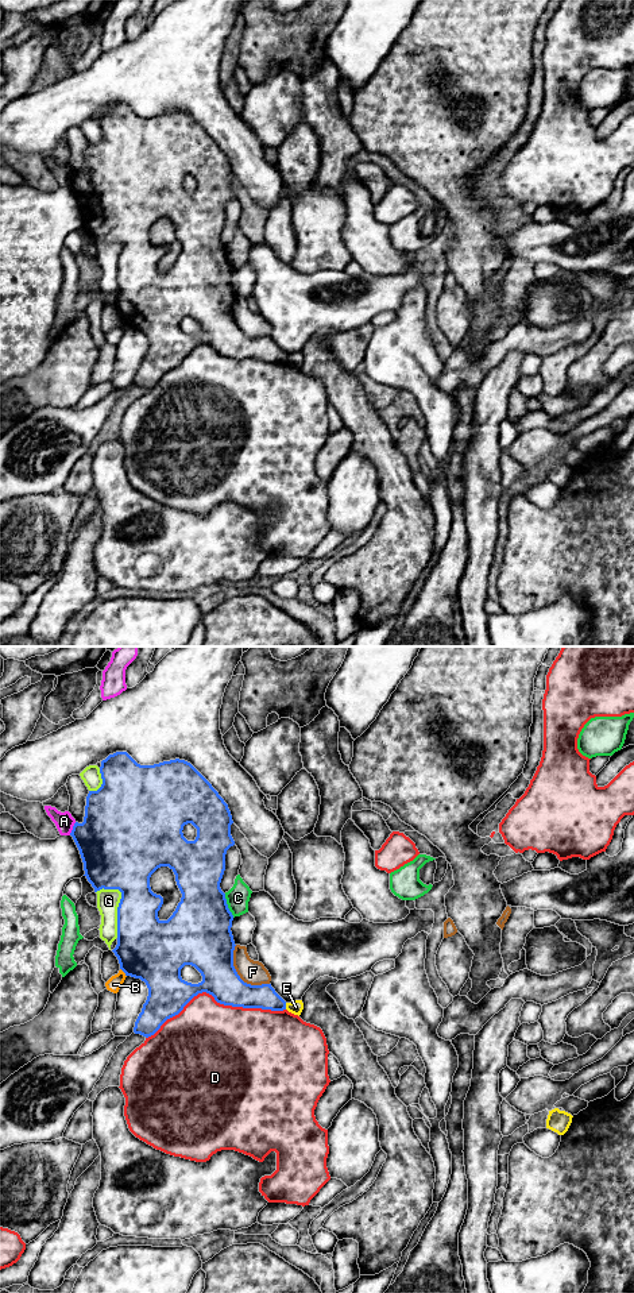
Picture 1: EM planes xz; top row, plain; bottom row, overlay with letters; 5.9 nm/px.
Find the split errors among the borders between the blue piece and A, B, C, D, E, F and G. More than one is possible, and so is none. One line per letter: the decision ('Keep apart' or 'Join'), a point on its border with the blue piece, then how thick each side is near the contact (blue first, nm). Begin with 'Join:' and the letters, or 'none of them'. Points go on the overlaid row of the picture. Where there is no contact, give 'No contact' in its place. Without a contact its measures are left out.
Join: none of them
A: Keep apart. Touches blue at xz (73, 829). Thickness 440 nm (blue) against 110 nm
B: Keep apart. Touches blue at xz (123, 971). Thickness 380 nm (blue) against 90 nm
C: Keep apart. Touches blue at xz (227, 906). Thickness 380 nm (blue) against 140 nm
D: Keep apart. Touches blue at xz (215, 999). Thickness 240 nm (blue) against 460 nm
E: Keep apart. Touches blue at xz (285, 1006). Thickness 150 nm (blue) against 80 nm
F: Keep apart. Touches blue at xz (239, 976). Thickness 300 nm (blue) against 140 nm
G: Keep apart. Touches blue at xz (119, 906). Thickness 320 nm (blue) against 130 nm

